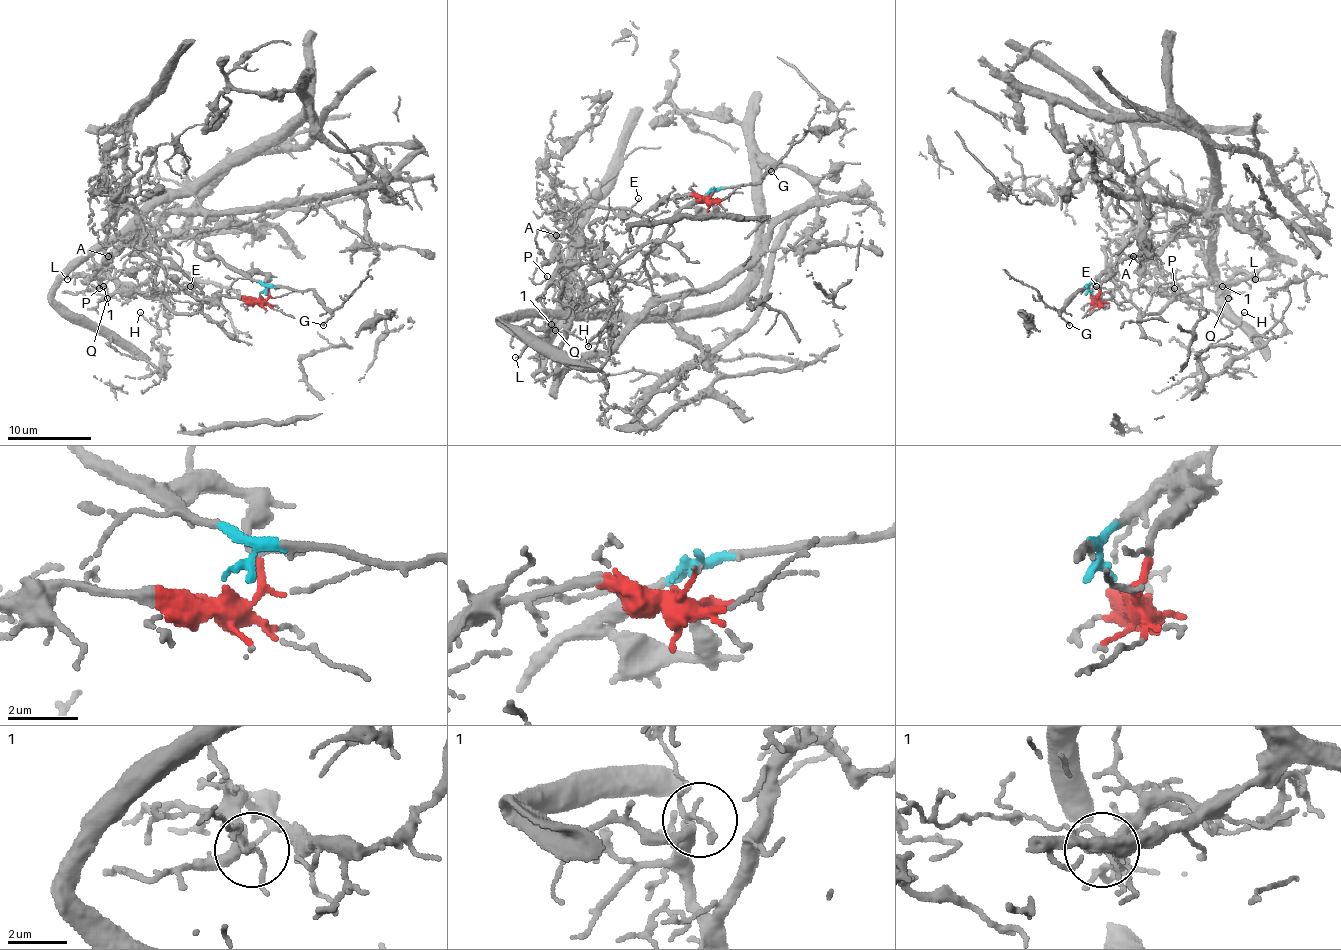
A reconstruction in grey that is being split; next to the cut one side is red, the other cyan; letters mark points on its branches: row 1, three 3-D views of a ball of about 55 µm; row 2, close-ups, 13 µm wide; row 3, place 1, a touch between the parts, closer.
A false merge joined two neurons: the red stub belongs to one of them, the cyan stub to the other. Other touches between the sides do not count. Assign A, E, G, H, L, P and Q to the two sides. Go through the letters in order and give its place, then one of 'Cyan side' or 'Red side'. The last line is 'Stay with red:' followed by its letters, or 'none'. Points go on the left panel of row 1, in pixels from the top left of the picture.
A: Place: (108, 256). Red side
E: Place: (190, 286). Red side
G: Place: (323, 325). Cyan side
H: Place: (140, 312). Red side
L: Place: (67, 279). Cyan side
P: Place: (99, 288). Red side
Q: Place: (107, 298). Red side
Stay with red: A, E, H, P, Q

